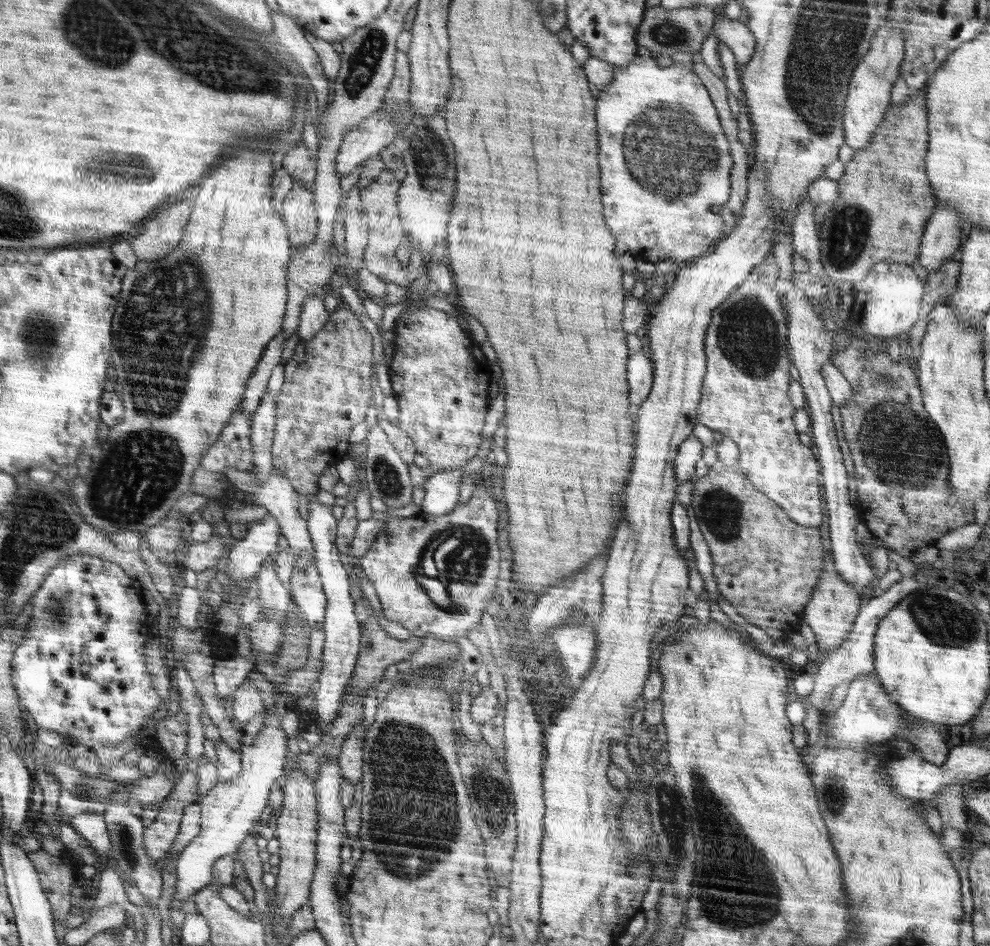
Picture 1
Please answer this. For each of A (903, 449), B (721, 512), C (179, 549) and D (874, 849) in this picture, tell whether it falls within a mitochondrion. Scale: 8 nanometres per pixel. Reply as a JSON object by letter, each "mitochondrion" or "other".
{"A":"mitochondrion","B":"mitochondrion","C":"other","D":"other"}

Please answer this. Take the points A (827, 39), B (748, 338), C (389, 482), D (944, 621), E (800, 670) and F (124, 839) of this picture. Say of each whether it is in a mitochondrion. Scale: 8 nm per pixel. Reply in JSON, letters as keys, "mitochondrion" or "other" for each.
{"A":"mitochondrion","B":"mitochondrion","C":"mitochondrion","D":"mitochondrion","E":"other","F":"mitochondrion"}

